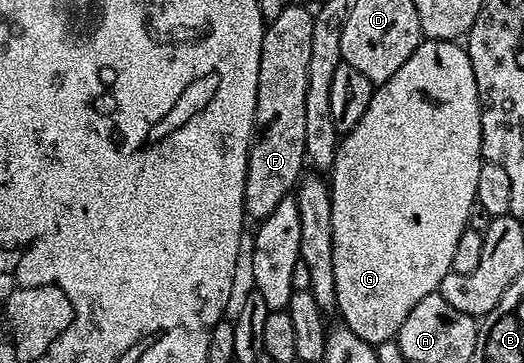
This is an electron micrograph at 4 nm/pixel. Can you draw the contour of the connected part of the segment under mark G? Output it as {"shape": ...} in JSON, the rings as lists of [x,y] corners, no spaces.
{"shape":[[[425,39],[415,49],[415,53],[411,53],[411,57],[407,57],[407,61],[403,61],[403,65],[395,69],[393,76],[374,90],[371,105],[367,105],[367,113],[359,117],[359,125],[344,132],[337,145],[331,178],[328,180],[333,230],[334,275],[331,294],[337,298],[337,307],[341,310],[340,322],[350,327],[363,341],[376,345],[394,338],[403,321],[407,321],[407,313],[411,313],[411,309],[415,309],[415,305],[419,305],[423,297],[434,294],[440,288],[443,277],[453,270],[451,257],[455,257],[455,245],[459,245],[459,237],[463,237],[469,226],[468,214],[471,213],[473,203],[477,201],[482,162],[481,102],[475,85],[475,69],[471,69],[468,50],[460,42],[451,39]]]}

